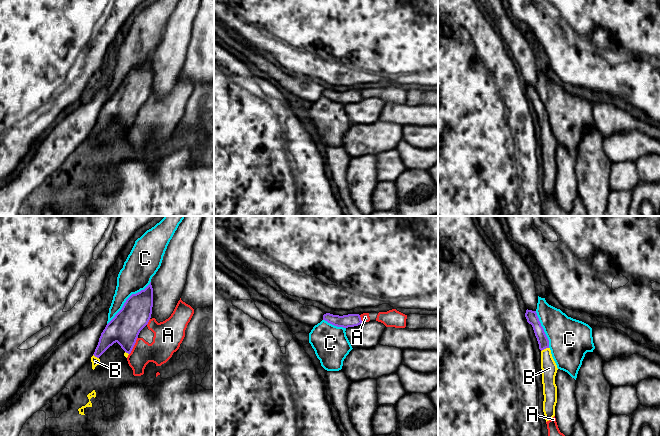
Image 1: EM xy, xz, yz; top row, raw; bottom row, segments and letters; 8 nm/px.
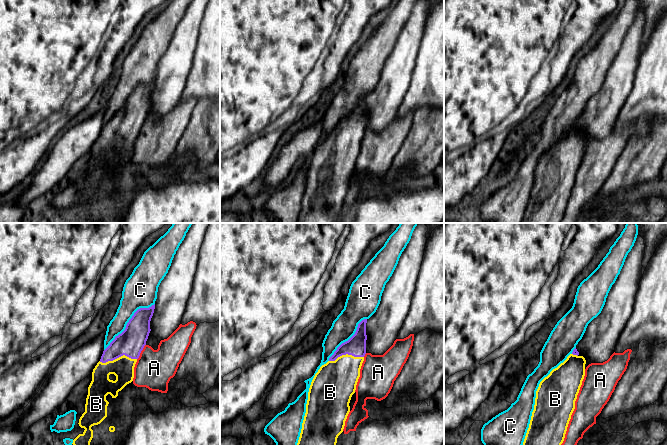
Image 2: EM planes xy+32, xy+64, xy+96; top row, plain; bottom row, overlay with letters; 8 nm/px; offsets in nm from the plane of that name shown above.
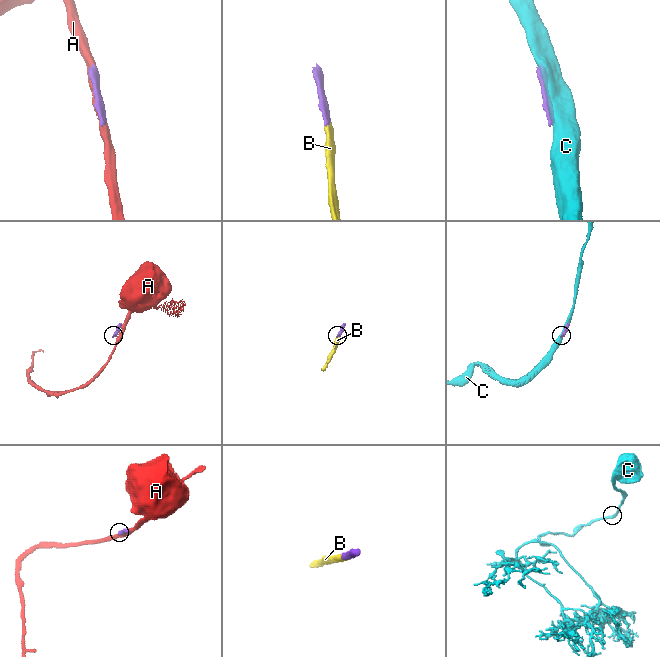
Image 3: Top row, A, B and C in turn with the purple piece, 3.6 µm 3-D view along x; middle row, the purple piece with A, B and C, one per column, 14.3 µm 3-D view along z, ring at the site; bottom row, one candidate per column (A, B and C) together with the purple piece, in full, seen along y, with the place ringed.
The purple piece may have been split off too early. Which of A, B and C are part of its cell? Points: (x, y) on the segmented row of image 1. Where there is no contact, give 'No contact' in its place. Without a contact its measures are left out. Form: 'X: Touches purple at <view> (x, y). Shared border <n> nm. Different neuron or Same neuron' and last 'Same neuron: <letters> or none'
A: Touches purple at xy (133, 346). Shared border 160 nm. Different neuron
B: Touches purple at yz (544, 348). Shared border 70 nm. Same neuron
C: Touches purple at xy (126, 300). Shared border 500 nm. Different neuron
Same neuron: B

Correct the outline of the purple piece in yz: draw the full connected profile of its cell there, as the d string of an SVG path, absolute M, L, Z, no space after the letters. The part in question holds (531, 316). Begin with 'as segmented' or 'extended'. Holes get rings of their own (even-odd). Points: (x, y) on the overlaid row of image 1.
extended | M527 309L525 317L527 322L533 327L539 344L539 349L541 350L541 369L544 395L543 412L547 422L555 416L555 406L557 403L557 386L555 384L555 376L558 368L549 348L549 340L541 326L536 311Z

